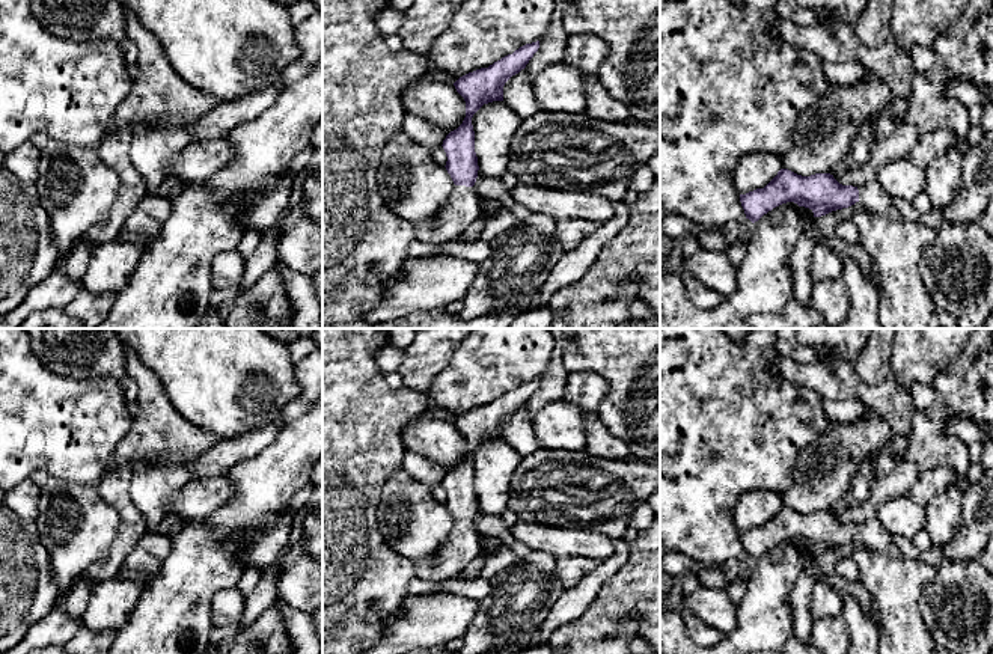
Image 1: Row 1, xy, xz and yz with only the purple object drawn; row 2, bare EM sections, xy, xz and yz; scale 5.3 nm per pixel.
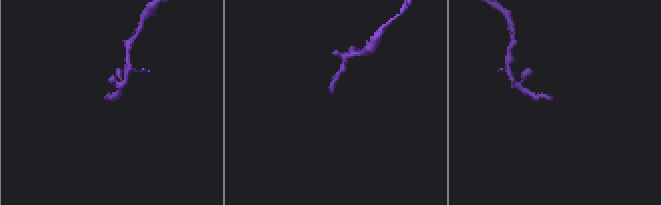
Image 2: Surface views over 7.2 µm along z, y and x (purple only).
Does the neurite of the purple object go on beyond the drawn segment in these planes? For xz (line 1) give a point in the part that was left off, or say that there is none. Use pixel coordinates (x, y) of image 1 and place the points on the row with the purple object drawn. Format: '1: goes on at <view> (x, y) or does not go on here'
1: goes on at xz (463, 207)

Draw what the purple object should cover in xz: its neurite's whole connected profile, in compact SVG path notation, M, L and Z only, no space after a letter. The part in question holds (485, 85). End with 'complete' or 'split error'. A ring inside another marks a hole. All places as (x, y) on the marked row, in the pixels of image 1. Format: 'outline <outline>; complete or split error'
outline M539 41L526 44L488 68L469 72L454 83L466 101L466 118L446 136L442 146L448 157L445 167L455 185L445 209L416 226L417 240L435 244L457 241L481 217L481 197L473 190L479 166L472 118L484 104L503 101L505 83L526 68L538 48Z; split error

